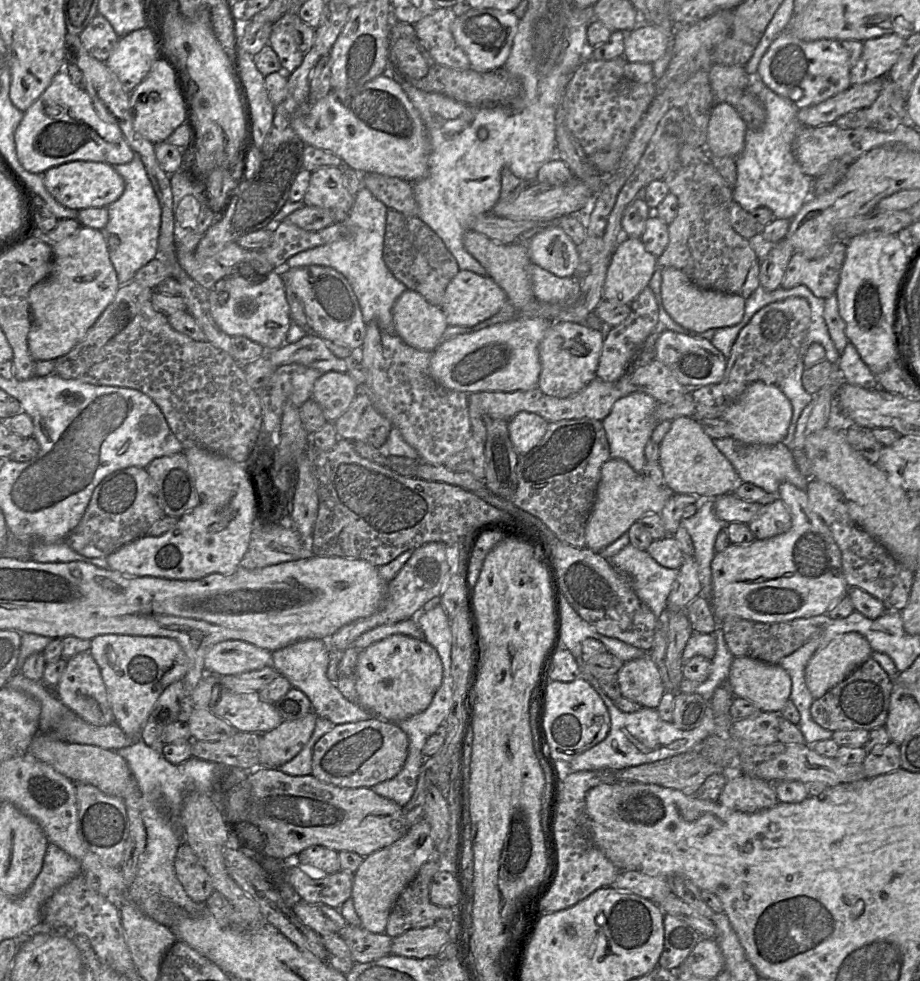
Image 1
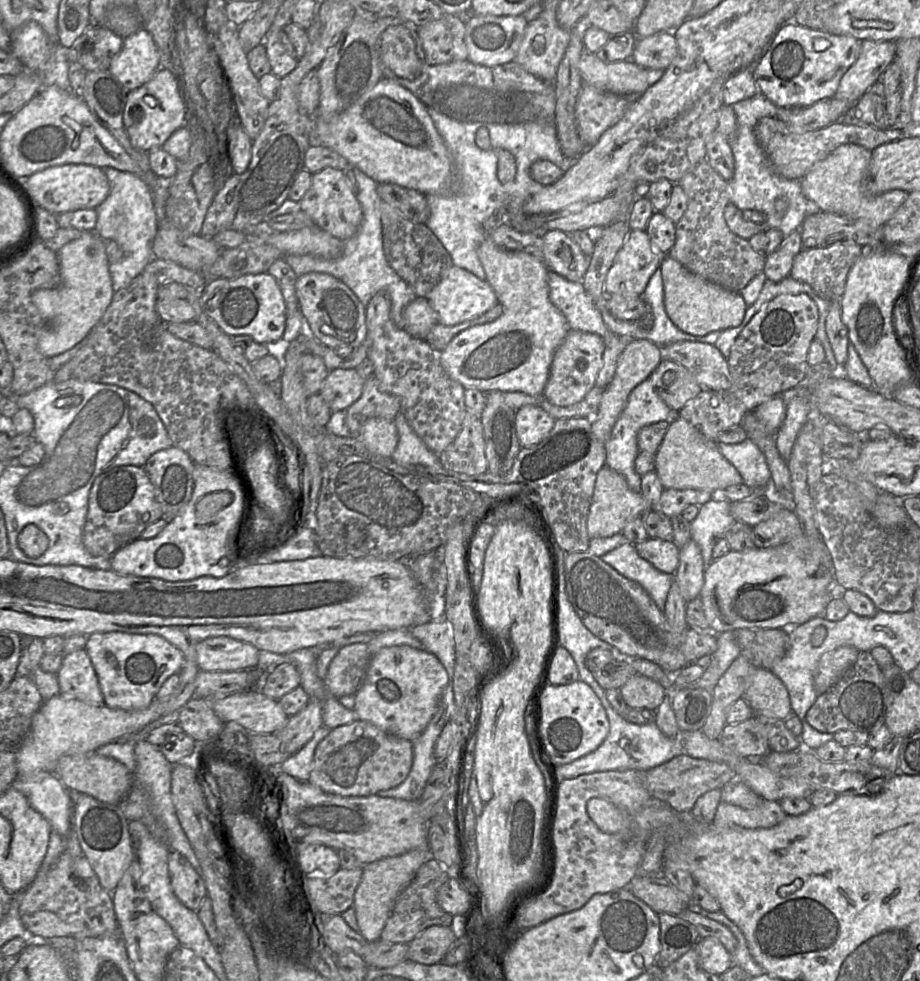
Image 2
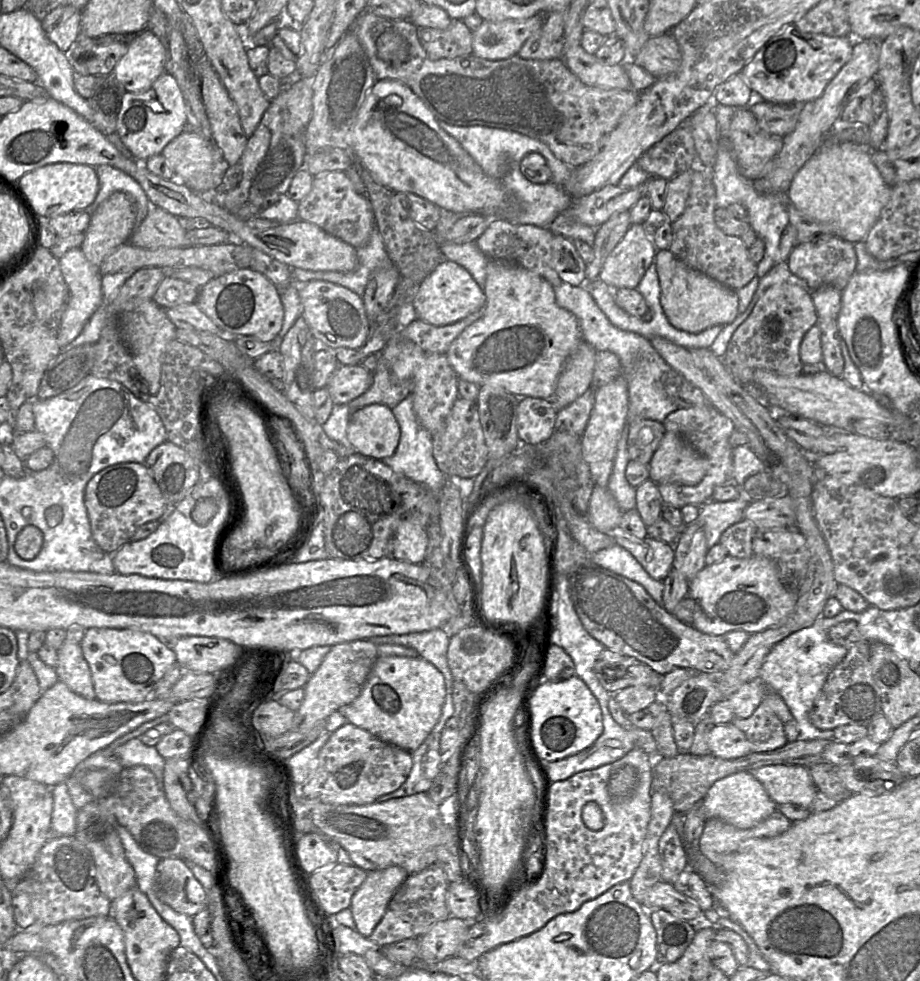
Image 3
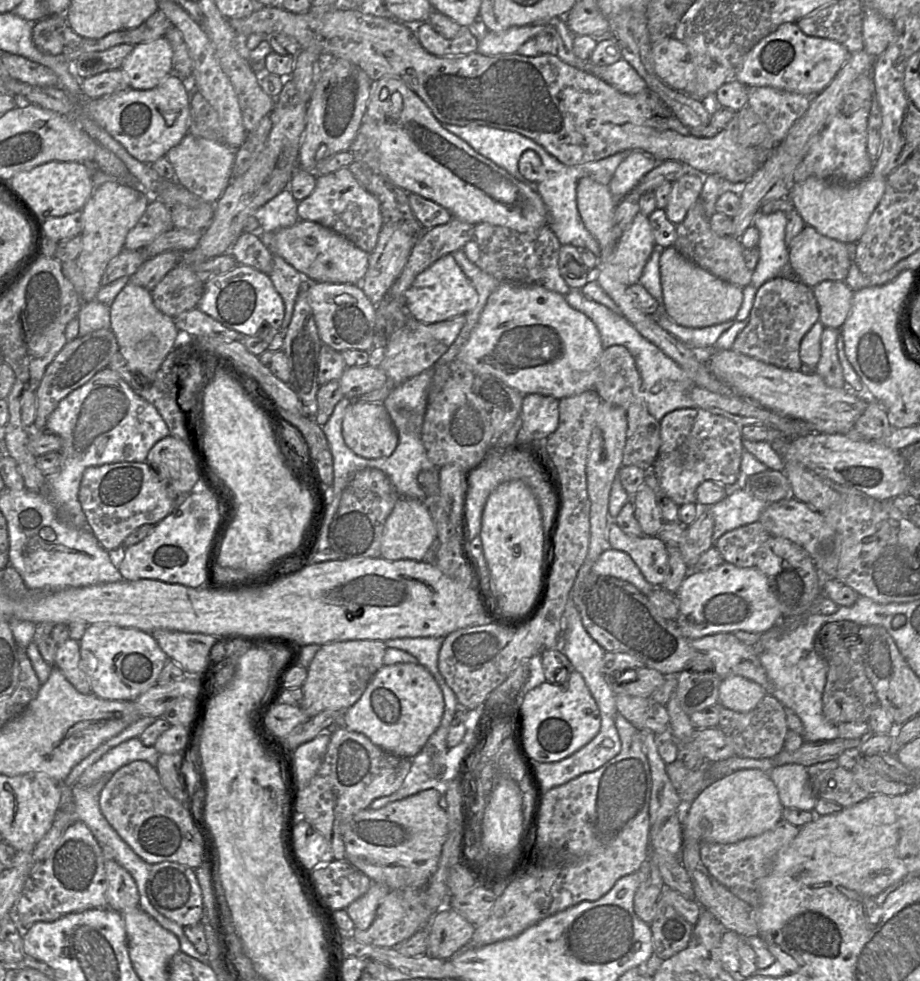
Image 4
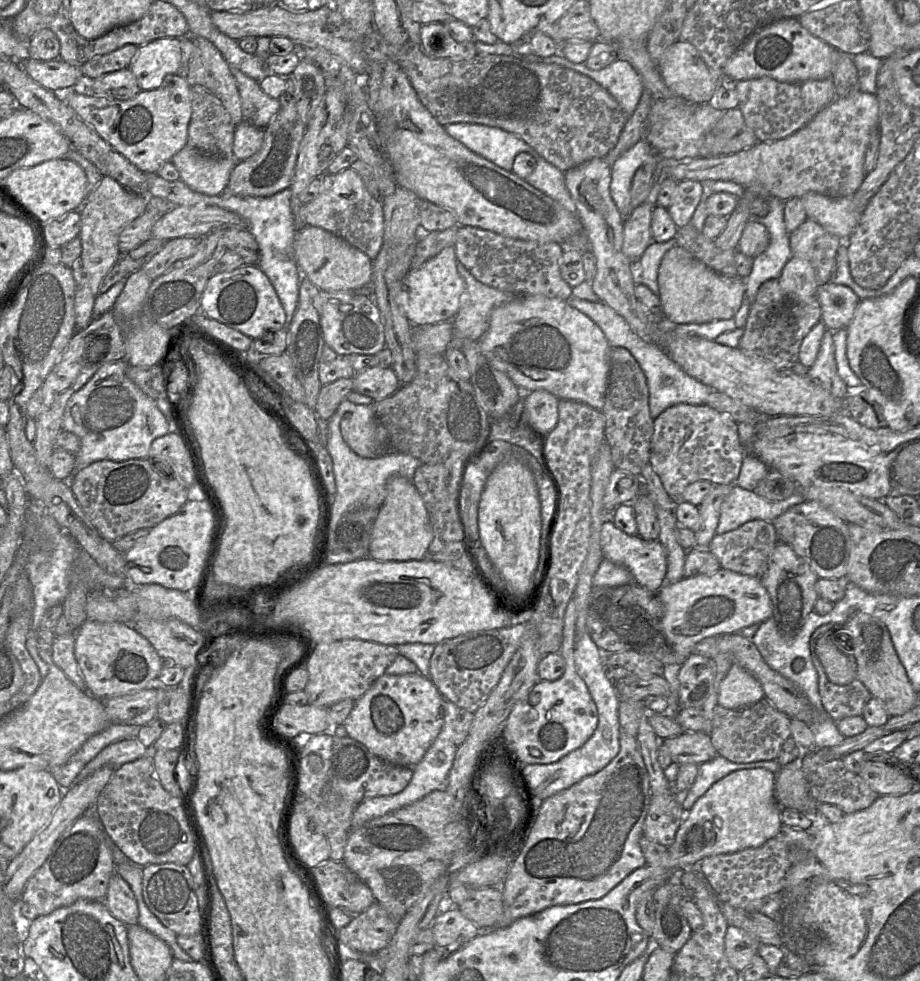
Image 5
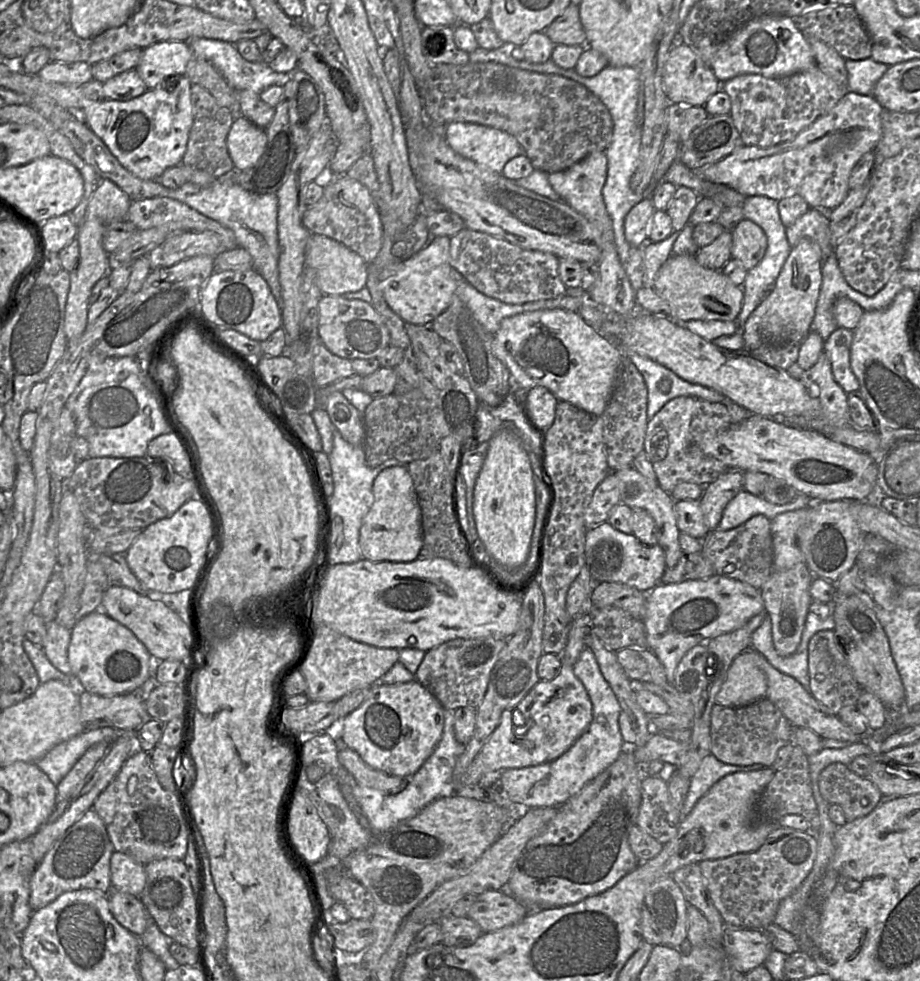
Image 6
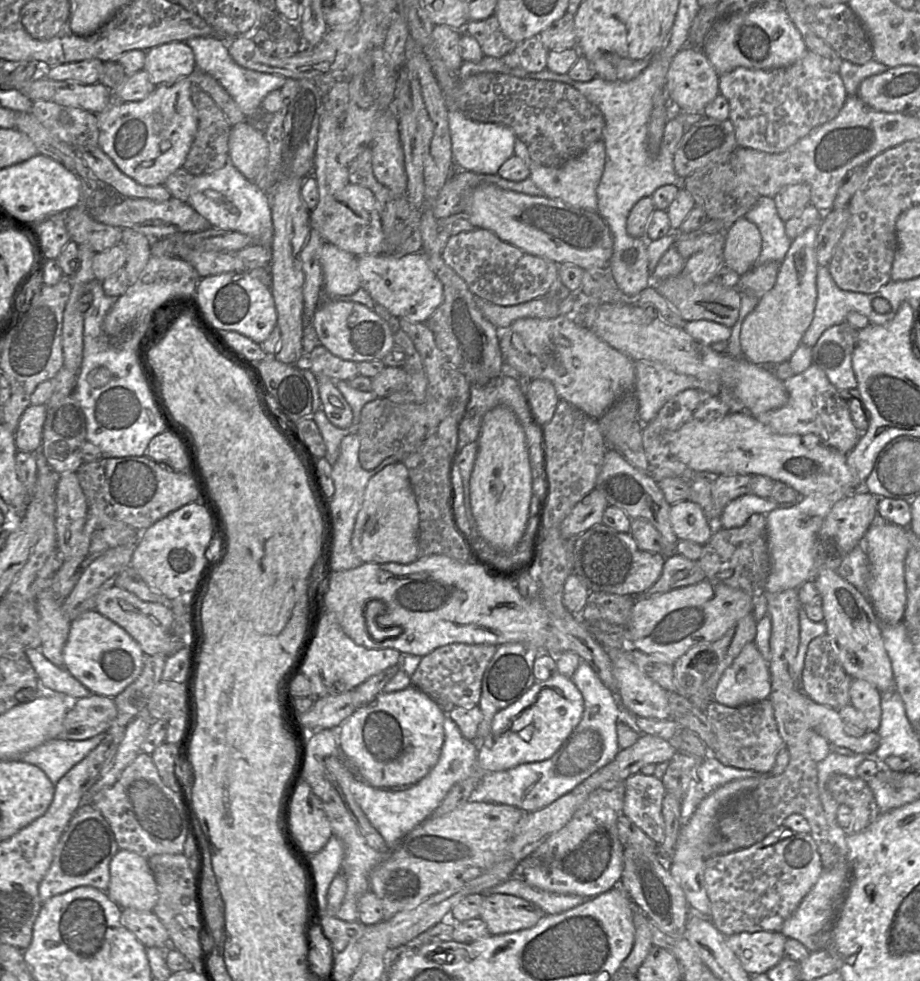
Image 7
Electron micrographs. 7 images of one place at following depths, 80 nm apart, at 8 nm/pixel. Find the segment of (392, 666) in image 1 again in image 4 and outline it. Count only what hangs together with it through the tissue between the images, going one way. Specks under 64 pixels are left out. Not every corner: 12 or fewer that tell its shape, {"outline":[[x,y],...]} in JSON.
{"outline":[[419,663],[383,665],[342,726],[412,759],[440,725]]}

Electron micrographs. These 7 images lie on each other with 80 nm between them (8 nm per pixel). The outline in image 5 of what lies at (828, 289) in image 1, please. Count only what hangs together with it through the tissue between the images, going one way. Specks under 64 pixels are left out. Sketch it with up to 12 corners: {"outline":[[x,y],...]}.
{"outline":[[811,219],[789,234],[818,286],[836,271],[838,237]]}

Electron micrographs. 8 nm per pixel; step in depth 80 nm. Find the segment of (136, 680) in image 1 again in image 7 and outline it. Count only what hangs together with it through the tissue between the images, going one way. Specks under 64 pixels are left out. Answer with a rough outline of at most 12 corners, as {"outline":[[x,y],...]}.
{"outline":[[95,609],[70,622],[63,667],[114,698],[146,656]]}

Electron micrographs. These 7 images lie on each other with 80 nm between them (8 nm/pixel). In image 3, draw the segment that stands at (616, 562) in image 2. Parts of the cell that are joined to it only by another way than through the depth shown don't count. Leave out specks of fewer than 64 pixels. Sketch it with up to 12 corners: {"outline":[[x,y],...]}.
{"outline":[[614,543],[590,555],[605,569],[637,582],[662,604],[663,581],[652,578]]}

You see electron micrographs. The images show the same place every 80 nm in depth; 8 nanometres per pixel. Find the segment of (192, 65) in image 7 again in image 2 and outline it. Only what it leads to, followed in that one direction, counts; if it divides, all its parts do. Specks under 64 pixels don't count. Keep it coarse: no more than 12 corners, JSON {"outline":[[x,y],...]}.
{"outline":[[144,27],[124,38],[109,71],[128,90],[160,68]]}

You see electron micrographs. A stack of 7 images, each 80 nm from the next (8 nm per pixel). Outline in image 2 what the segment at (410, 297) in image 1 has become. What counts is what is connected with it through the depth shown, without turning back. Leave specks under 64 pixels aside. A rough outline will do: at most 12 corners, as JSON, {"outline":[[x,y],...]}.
{"outline":[[416,297],[404,310],[404,330],[425,340],[438,324],[426,298]]}

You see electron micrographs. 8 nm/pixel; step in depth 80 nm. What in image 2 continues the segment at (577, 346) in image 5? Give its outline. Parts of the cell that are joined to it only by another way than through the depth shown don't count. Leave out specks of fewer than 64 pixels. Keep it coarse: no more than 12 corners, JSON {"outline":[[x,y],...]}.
{"outline":[[485,239],[502,306],[441,366],[465,389],[543,396],[570,331],[544,262]]}

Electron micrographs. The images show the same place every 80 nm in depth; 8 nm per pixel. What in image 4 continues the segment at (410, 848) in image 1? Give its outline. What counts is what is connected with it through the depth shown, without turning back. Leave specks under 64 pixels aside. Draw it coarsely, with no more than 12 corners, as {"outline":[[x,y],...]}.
{"outline":[[372,882],[345,909],[356,929],[369,928],[390,889]]}

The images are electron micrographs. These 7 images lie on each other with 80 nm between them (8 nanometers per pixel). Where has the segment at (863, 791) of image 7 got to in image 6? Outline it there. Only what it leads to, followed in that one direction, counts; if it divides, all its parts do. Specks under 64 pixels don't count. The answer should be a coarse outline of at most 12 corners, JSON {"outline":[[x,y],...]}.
{"outline":[[842,763],[819,775],[821,796],[847,822],[870,814],[884,798]]}

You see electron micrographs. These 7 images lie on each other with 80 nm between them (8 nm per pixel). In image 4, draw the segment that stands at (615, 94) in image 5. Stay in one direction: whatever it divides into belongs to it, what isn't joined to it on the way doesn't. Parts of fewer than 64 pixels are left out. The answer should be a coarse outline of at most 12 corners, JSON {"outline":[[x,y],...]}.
{"outline":[[624,59],[588,72],[621,93],[635,95],[647,84]]}

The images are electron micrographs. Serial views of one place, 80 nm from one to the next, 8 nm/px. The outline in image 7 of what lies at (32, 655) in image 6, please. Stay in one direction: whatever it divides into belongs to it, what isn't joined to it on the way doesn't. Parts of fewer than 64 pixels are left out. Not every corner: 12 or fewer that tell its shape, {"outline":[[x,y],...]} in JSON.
{"outline":[[39,649],[25,654],[44,690],[72,701],[92,694]]}

